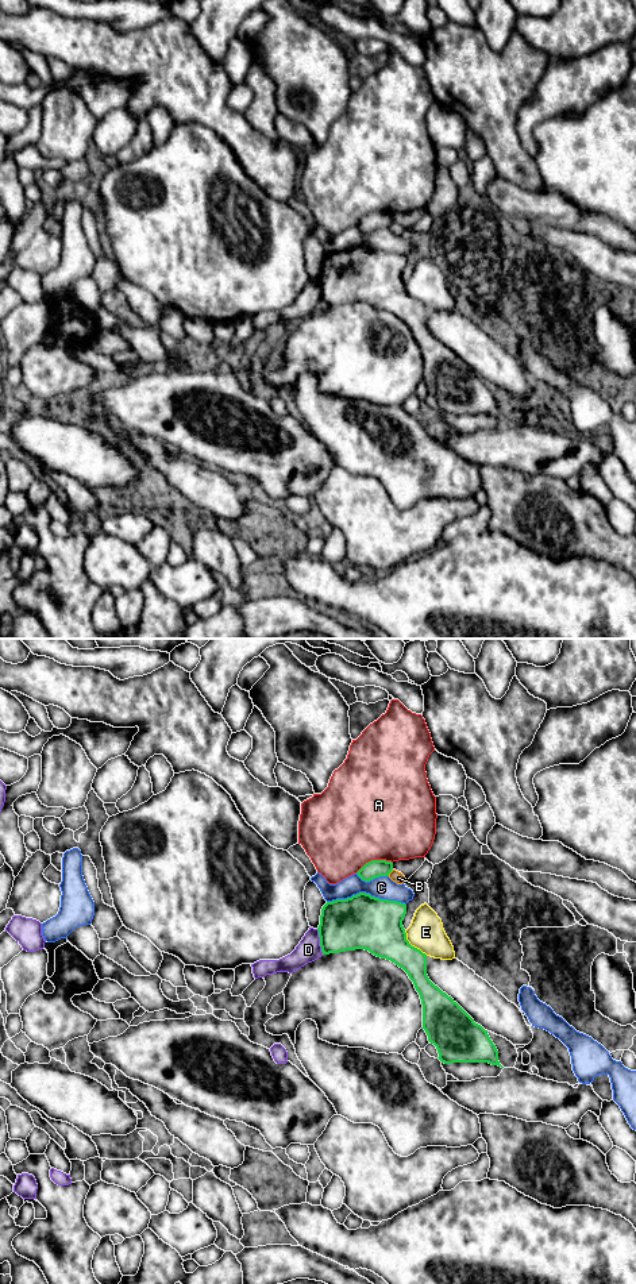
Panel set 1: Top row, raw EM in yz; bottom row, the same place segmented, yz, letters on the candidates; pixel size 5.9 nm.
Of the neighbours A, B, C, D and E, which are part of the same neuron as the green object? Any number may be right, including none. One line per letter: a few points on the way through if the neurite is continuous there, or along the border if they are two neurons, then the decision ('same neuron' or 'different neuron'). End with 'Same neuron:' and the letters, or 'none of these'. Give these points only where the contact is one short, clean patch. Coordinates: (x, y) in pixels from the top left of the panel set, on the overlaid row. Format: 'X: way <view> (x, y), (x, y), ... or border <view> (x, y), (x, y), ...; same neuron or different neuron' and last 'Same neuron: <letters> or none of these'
A: different neuron
B: different neuron
C: different neuron
D: different neuron
E: different neuron
Same neuron: none of these

